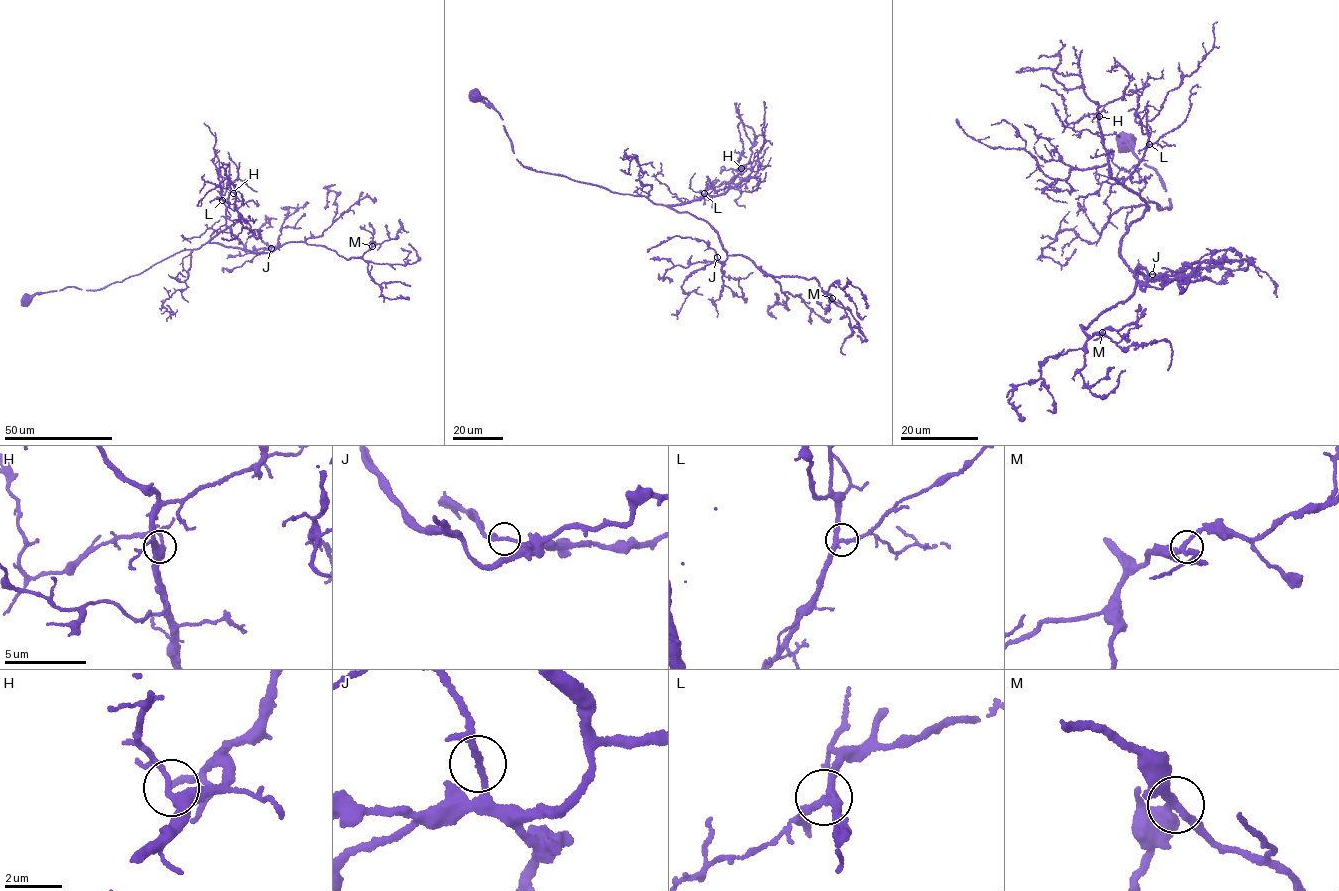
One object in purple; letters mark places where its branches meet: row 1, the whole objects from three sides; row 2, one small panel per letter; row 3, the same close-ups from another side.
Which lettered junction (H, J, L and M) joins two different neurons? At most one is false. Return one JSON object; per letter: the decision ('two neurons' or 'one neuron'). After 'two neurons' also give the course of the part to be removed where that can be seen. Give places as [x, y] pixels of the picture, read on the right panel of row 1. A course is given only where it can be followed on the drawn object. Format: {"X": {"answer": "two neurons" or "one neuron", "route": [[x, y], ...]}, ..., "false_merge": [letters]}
{"H": {"answer": "one neuron"}, "J": {"answer": "one neuron"}, "L": {"answer": "one neuron"}, "M": {"answer": "one neuron"}, "false_merge": []}

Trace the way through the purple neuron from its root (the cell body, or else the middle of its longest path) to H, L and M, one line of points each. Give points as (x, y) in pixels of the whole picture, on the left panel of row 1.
H: (26, 302), (36, 294), (69, 286), (102, 289), (140, 274), (183, 250), (197, 249), (238, 220), (233, 193)
L: (26, 302), (36, 294), (69, 286), (102, 289), (183, 250), (197, 249), (225, 229), (222, 200)
M: (26, 302), (36, 294), (69, 286), (102, 289), (208, 242), (267, 253), (302, 241), (349, 259), (372, 246)

